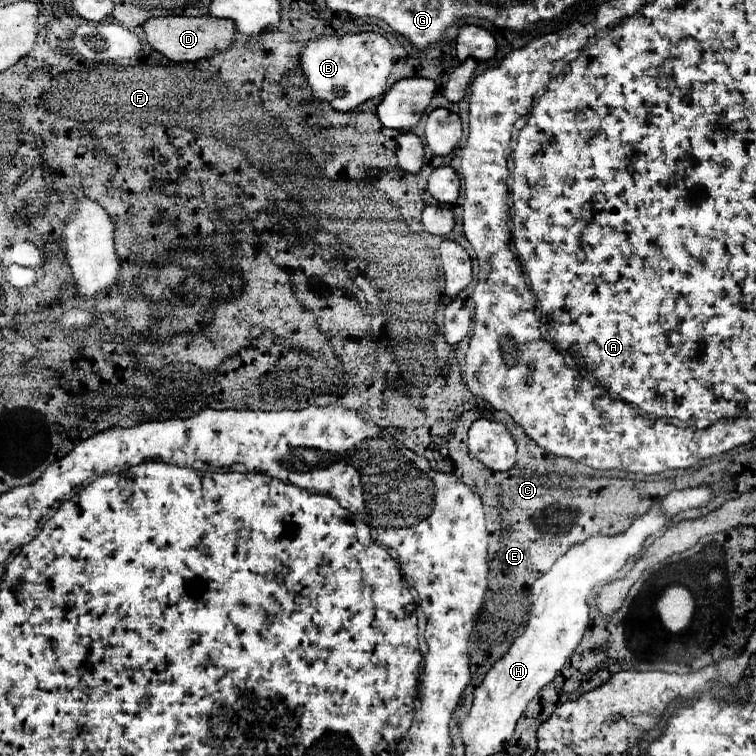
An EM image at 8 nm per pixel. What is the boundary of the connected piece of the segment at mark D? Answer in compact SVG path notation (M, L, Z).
M151 17L143 23L147 43L171 61L199 61L211 57L215 51L225 51L235 41L235 23L219 17Z

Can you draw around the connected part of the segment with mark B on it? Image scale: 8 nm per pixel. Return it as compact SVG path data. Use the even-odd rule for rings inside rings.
M357 33L343 37L319 37L301 53L301 69L321 101L329 101L337 111L351 111L357 105L387 91L387 75L393 67L389 41L379 33Z

